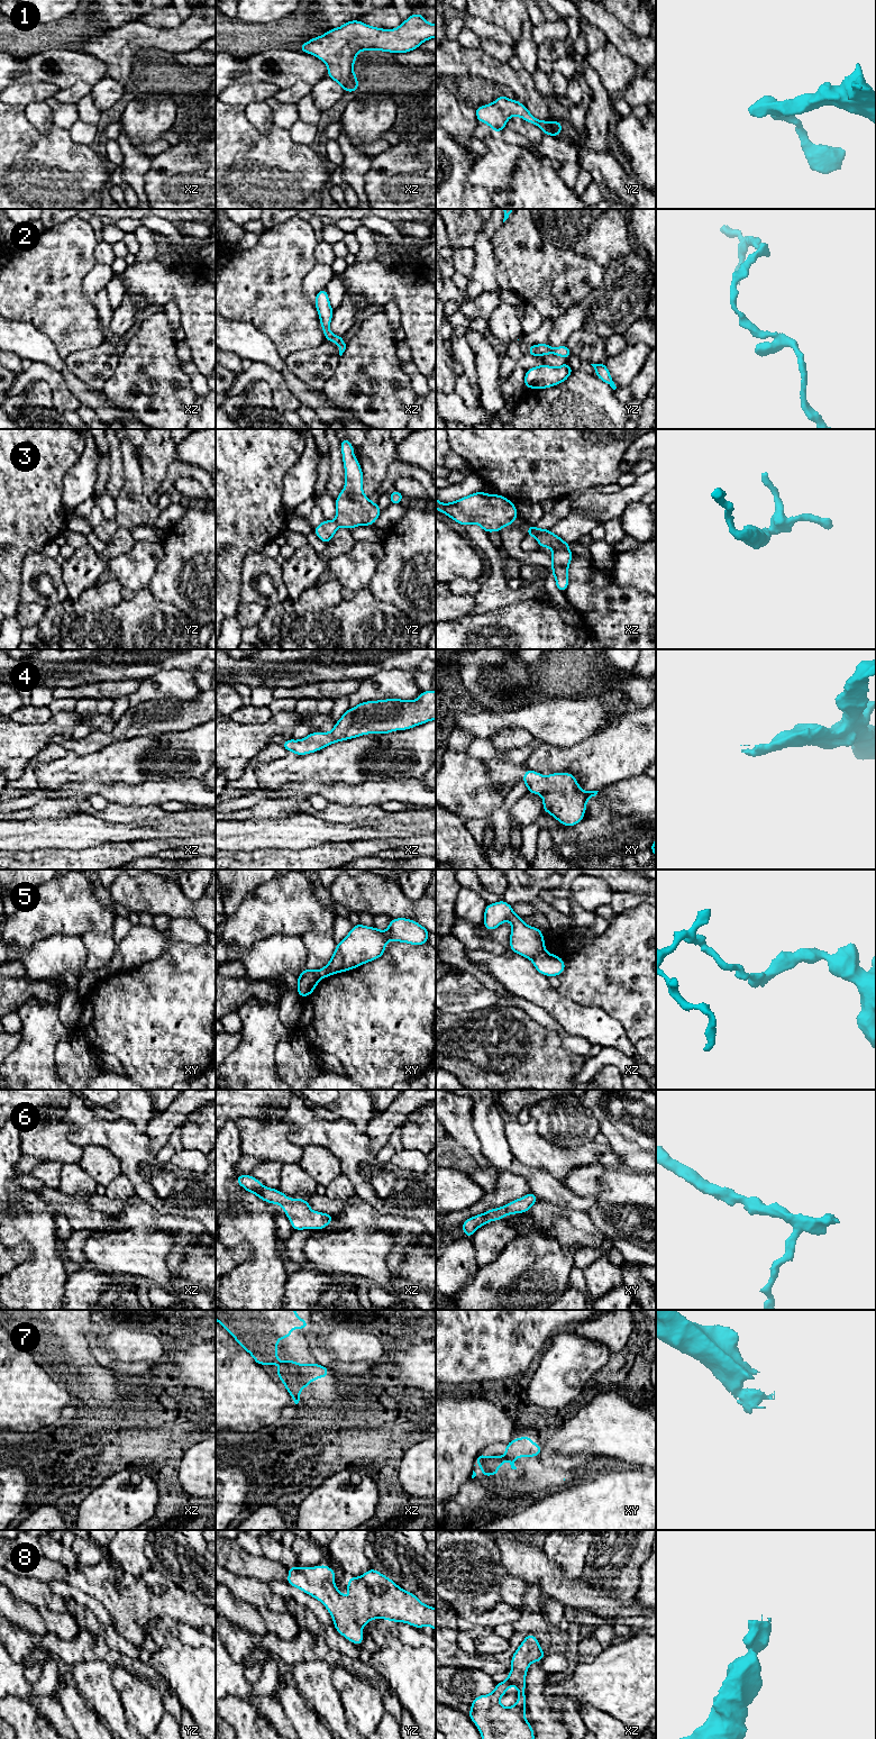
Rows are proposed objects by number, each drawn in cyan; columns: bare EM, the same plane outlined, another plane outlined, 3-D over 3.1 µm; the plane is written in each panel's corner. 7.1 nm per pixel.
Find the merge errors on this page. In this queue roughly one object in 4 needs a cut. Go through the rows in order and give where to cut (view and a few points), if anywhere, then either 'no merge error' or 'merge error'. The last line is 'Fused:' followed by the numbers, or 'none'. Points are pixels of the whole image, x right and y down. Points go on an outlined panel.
1: no cut; no merge error
2: no cut; no merge error
3: no cut; no merge error
4: no cut; no merge error
5: no cut; no merge error
6: no cut; no merge error
7: no cut; no merge error
8: no cut; no merge error
Fused: none

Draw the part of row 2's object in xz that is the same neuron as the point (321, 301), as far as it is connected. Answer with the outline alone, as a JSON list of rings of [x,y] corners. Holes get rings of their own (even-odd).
[[[325,288],[317,293],[314,306],[318,310],[321,328],[326,340],[337,344],[339,346],[339,355],[341,356],[346,349],[346,344],[344,343],[344,336],[335,336],[330,331],[329,326],[332,319],[334,310],[330,306],[329,297]]]

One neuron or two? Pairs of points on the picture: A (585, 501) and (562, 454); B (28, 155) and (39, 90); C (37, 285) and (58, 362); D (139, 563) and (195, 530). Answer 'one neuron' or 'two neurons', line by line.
A: two neurons
B: two neurons
C: two neurons
D: two neurons

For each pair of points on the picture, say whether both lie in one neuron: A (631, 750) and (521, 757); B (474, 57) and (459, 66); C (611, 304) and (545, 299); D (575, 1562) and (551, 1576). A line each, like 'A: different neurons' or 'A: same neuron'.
A: different neurons
B: same neuron
C: different neurons
D: different neurons

